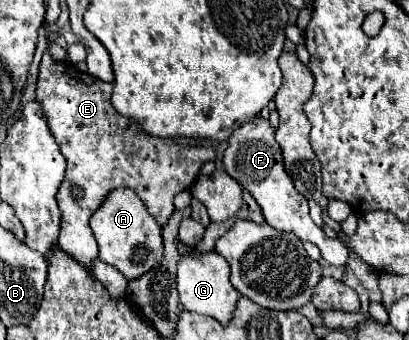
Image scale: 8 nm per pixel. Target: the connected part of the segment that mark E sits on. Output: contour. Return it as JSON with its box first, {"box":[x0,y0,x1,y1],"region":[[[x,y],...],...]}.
{"box":[37,51,215,269],"region":[[[45,51],[37,77],[37,101],[43,107],[55,143],[67,159],[65,181],[59,187],[59,207],[63,209],[59,247],[87,269],[99,257],[89,217],[109,191],[117,187],[133,189],[163,227],[173,213],[173,197],[179,191],[187,191],[201,175],[201,167],[215,159],[213,147],[179,145],[175,139],[161,139],[141,131],[135,121],[117,113],[111,105],[111,93],[111,83],[81,73],[67,61],[53,61]]]}

